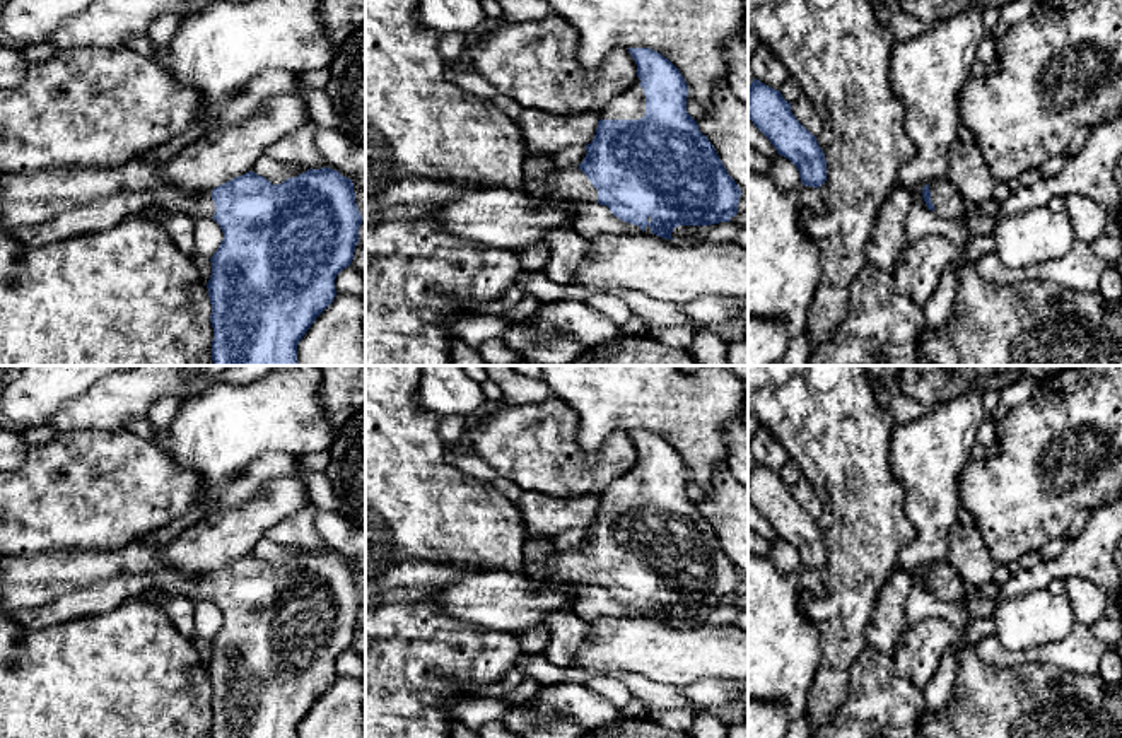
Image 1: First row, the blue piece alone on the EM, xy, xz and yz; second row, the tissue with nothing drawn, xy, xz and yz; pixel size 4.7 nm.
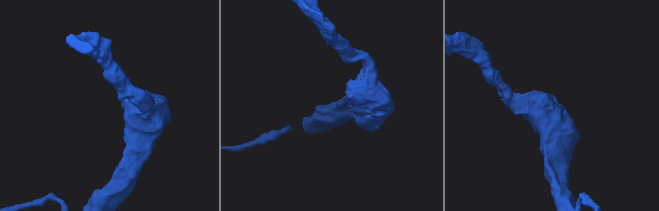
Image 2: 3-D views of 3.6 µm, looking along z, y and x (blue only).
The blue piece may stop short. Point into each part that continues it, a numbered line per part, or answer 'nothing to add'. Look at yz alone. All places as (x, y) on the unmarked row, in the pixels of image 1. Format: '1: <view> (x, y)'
1: yz (948, 586)

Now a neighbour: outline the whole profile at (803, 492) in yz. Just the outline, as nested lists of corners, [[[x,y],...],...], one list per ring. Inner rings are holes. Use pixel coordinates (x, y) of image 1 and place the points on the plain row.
[[[801,478],[794,485],[791,485],[791,494],[811,518],[816,519],[820,516],[821,502],[808,480]]]

